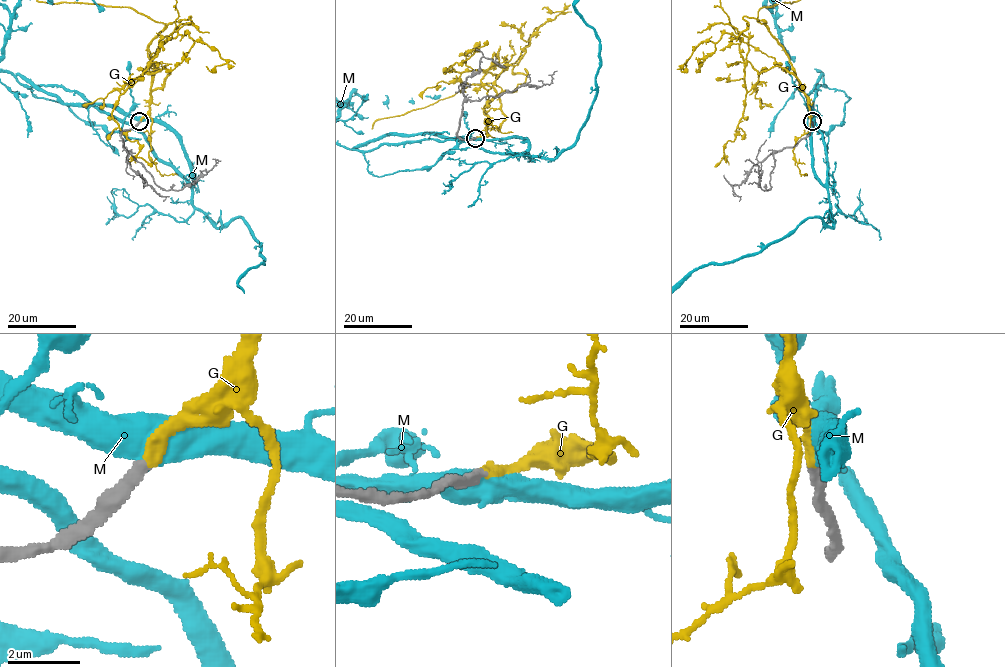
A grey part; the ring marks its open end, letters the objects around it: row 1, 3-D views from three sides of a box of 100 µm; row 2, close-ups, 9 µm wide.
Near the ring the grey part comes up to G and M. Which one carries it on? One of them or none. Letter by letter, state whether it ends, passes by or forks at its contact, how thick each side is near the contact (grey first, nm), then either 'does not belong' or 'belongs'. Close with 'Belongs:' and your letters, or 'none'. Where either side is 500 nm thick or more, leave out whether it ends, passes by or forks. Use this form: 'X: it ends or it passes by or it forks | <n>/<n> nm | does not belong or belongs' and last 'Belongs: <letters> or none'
G: it ends | 340/280 nm | belongs
M: 340/750 nm | does not belong
Belongs: G

